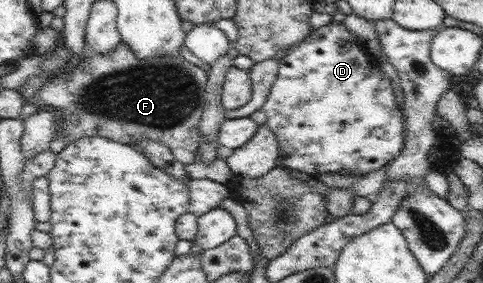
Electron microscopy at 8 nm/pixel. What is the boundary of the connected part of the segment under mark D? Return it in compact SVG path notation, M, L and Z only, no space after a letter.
M343 22L328 23L310 33L304 40L297 42L295 45L284 50L281 54L279 62L279 71L270 89L266 102L262 105L261 110L268 117L267 126L276 136L280 148L280 164L282 168L292 168L296 171L319 177L326 172L336 172L339 174L348 174L355 177L360 177L369 172L374 172L388 165L396 156L400 155L402 146L404 146L404 120L401 108L396 103L396 96L390 83L390 78L375 60L362 48L362 45L357 41L357 36L353 35Z

